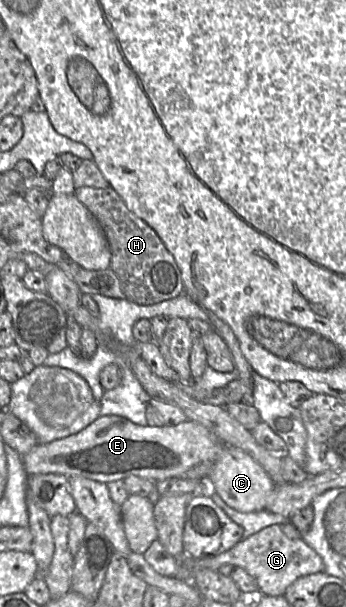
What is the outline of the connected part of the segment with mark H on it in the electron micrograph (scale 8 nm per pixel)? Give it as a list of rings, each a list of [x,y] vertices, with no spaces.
[[[111,187],[76,188],[74,195],[98,220],[111,250],[110,268],[118,276],[129,301],[154,305],[178,297],[185,292],[181,271],[156,231],[131,212],[120,195]]]

